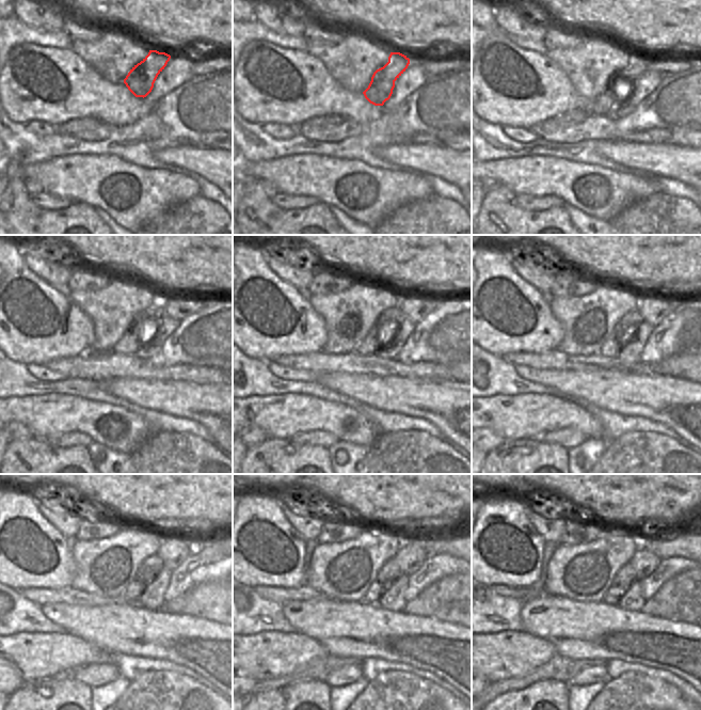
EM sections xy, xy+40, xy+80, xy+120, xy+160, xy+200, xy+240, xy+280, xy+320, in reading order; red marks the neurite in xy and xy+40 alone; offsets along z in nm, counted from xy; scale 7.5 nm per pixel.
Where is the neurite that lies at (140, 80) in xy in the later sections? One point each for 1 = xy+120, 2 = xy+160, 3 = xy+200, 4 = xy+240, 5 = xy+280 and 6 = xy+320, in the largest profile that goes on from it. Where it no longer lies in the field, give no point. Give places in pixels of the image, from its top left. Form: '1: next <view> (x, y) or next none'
1: next xy+120 (140, 331)
2: next xy+160 (387, 325)
3: next xy+200 (628, 324)
4: next xy+240 (152, 566)
5: next xy+280 (389, 571)
6: next xy+320 (625, 577)

